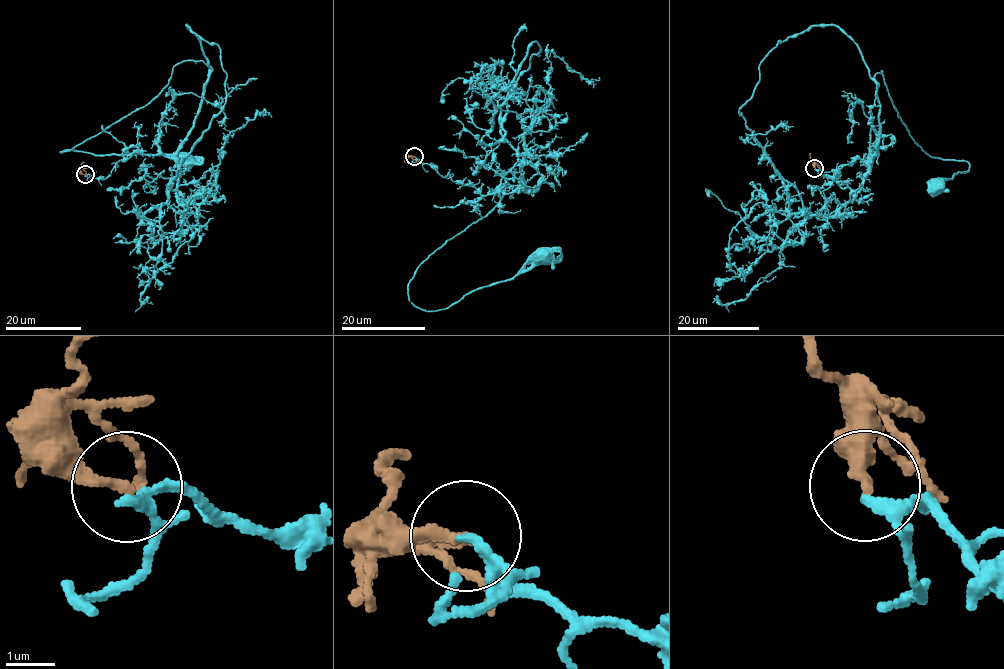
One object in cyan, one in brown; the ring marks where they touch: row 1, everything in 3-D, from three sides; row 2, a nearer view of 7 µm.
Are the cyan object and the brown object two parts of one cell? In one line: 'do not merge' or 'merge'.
merge

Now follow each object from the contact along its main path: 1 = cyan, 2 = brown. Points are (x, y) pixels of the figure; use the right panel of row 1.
1: (815, 168), (836, 179), (841, 165), (864, 159), (870, 171), (881, 70), (917, 144), (970, 166), (938, 189)
2: (815, 168), (809, 153)

